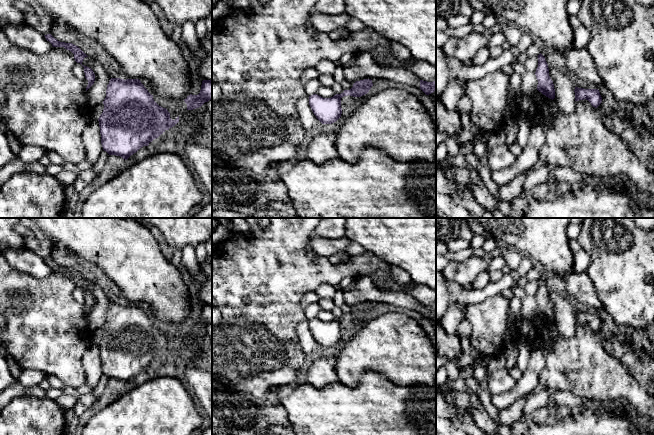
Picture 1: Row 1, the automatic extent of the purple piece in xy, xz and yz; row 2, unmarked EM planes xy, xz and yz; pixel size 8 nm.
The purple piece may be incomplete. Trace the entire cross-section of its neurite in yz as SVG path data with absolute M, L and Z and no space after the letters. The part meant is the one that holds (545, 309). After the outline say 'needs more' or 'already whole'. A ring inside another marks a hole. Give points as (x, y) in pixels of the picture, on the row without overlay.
M540 277L538 280L538 291L535 299L538 304L537 314L550 323L555 322L553 305L549 300L548 288L545 281Z | already whole

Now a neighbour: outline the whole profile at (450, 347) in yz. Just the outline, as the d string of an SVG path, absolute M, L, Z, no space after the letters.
M436 322L436 356L439 352L451 361L461 355L462 349L459 337L457 335L448 335Z

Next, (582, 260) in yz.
M577 239L570 240L569 245L574 257L574 273L586 273L591 263L590 255L583 249Z

